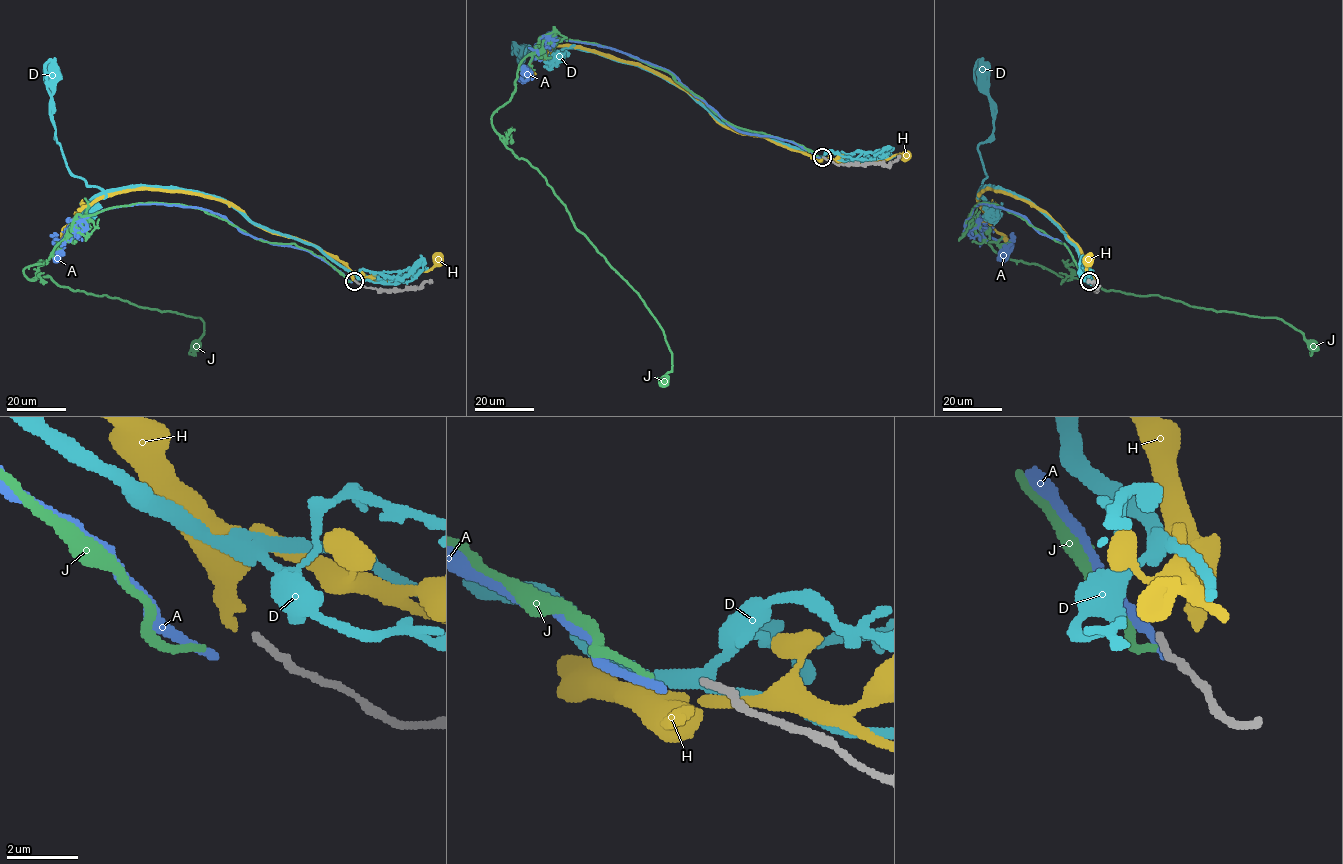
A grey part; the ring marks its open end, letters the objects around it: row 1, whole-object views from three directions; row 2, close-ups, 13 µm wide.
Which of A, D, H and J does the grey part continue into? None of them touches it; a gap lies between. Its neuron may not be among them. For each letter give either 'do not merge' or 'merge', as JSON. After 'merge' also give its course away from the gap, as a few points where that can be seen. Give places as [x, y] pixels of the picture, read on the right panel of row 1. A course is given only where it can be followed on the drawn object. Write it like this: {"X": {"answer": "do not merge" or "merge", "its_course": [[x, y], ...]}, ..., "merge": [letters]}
{"A": {"answer": "do not merge"}, "D": {"answer": "do not merge"}, "H": {"answer": "do not merge"}, "J": {"answer": "merge", "its_course": [[1088, 281], [1064, 243], [1016, 214], [985, 203], [969, 214], [1015, 261], [1106, 290], [1278, 318], [1313, 347]]}, "merge": ["J"]}

